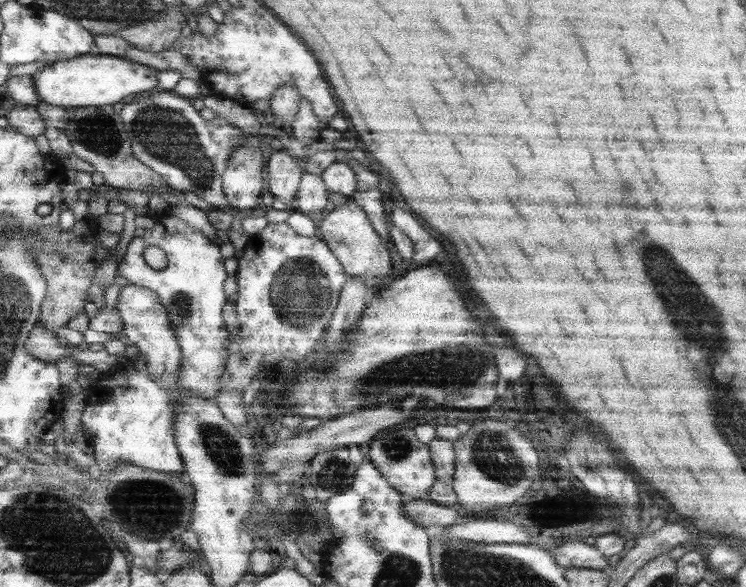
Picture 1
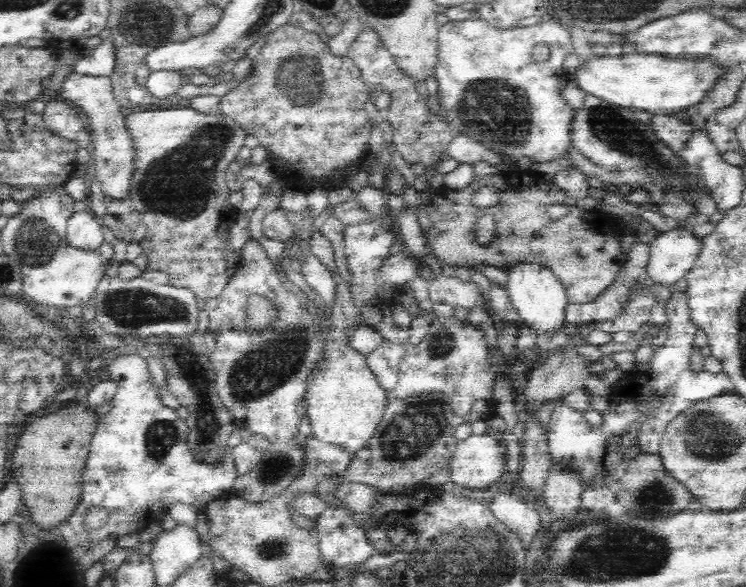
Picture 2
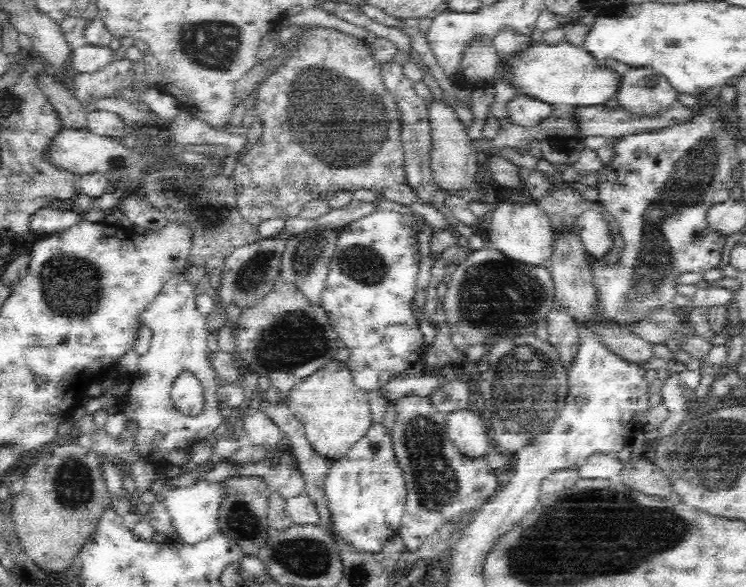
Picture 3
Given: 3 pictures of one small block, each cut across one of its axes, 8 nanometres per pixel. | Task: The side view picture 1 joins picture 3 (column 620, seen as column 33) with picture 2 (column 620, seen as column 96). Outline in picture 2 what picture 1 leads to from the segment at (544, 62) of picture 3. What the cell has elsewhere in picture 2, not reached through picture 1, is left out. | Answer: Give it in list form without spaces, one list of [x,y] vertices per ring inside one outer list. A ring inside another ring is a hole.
[[[623,53],[622,56],[590,56],[572,74],[576,86],[600,100],[629,108],[644,110],[652,115],[680,112],[695,106],[704,98],[707,90],[723,73],[726,66],[718,66],[709,60],[668,58],[657,54]]]

